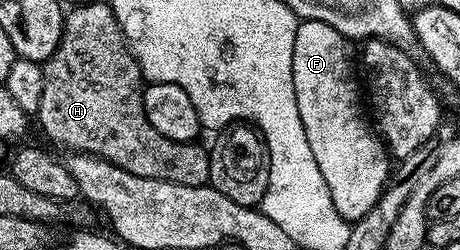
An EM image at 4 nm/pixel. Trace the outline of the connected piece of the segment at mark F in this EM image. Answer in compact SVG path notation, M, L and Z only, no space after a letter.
M300 20L297 23L292 73L298 114L302 118L301 126L306 130L306 142L310 142L314 162L318 162L318 170L322 170L322 178L330 190L330 198L338 214L342 214L342 218L349 222L362 219L374 206L374 202L378 202L390 175L390 153L383 139L374 131L366 112L364 117L364 112L360 109L362 92L361 89L360 92L356 89L356 76L352 73L351 66L344 61L351 54L352 48L353 45L326 22Z

